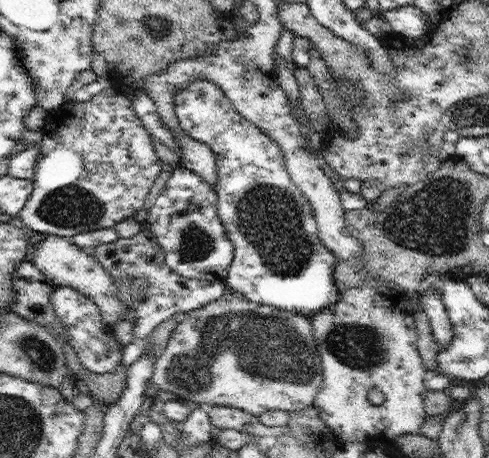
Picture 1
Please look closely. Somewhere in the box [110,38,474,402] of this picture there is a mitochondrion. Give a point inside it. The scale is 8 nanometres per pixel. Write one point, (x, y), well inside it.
(268, 347)

